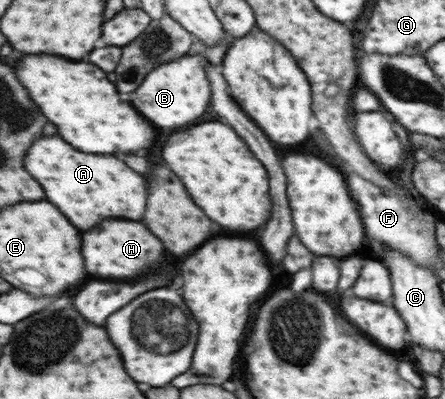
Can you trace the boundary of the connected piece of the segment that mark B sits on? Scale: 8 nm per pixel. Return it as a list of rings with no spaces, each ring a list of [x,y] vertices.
[[[194,54],[155,68],[149,72],[149,80],[137,88],[137,96],[133,96],[131,104],[137,104],[137,108],[141,108],[141,112],[145,112],[145,116],[149,116],[159,128],[181,128],[193,124],[209,106],[209,82],[201,66],[205,61],[204,54]]]

